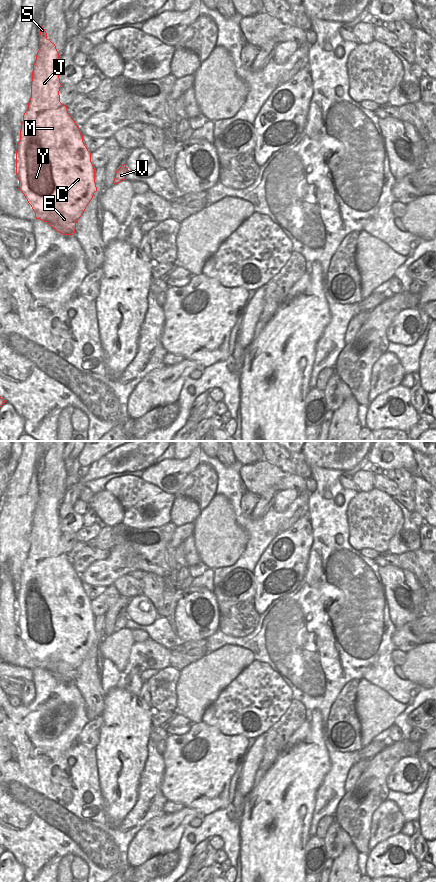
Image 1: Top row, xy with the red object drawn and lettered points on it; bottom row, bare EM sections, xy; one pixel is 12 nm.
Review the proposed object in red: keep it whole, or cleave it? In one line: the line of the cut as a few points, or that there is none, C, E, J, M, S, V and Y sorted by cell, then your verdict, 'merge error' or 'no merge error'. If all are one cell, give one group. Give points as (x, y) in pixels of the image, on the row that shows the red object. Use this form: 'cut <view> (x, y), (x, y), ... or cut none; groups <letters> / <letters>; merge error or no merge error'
cut xy (114, 179), (117, 182); groups C E J M S Y / V; merge error

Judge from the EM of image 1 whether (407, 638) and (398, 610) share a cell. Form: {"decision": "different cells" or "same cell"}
{"decision": "different cells"}

